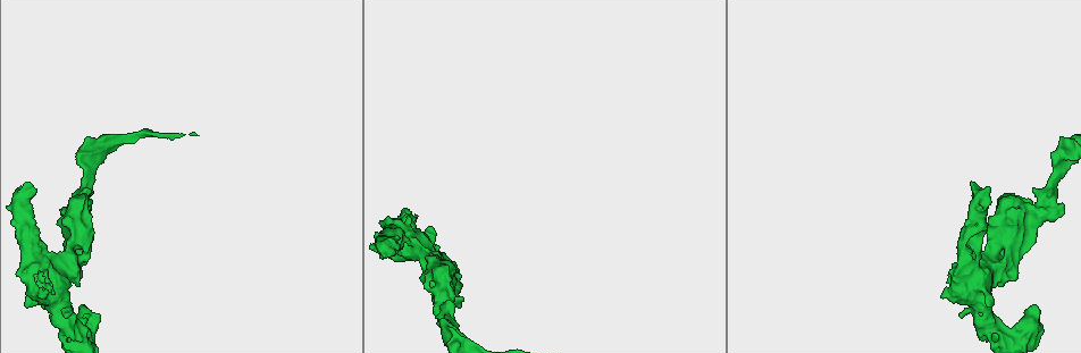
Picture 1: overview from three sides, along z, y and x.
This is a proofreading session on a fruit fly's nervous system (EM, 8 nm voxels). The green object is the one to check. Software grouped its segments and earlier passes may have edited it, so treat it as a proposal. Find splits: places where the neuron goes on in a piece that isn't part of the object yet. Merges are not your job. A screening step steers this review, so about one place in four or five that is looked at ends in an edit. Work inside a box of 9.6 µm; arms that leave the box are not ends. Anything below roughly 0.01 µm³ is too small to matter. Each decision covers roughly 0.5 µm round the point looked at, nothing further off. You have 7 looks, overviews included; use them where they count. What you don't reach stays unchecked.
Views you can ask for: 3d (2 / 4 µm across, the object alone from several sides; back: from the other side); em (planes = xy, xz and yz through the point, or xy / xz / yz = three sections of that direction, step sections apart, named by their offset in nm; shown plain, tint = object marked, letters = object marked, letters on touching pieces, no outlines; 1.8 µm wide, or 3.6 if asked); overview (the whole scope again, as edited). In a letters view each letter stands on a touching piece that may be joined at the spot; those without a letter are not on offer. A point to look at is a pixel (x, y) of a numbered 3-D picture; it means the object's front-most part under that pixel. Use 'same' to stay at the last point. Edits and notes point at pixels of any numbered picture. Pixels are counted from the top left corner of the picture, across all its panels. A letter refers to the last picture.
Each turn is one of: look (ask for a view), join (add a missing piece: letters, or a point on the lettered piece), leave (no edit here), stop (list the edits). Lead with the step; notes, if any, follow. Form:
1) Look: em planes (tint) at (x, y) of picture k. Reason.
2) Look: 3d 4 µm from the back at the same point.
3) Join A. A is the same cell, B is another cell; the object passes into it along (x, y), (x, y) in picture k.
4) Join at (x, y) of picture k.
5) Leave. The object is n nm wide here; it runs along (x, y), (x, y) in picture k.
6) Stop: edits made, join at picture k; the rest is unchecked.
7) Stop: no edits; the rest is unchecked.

Look: em 3.6 µm planes (tint) at (456, 297) of picture 1. Free end.

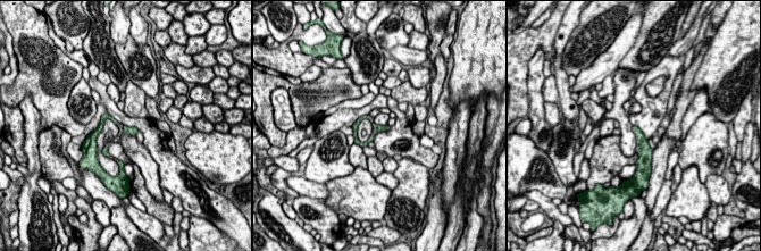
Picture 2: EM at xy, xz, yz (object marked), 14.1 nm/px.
Look: em 3.6 µm planes (letters) at the same point.

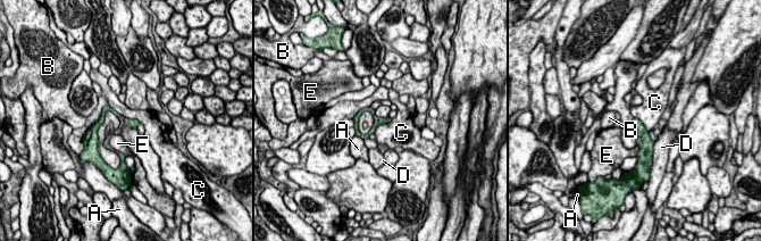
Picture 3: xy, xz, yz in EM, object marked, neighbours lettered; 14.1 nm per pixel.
Leave. A, B, C, D and E are other cells; a border runs along (634, 117), (642, 123), (647, 132) in picture 3; none of them fits.

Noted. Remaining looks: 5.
Look: 3d 4 µm at (394, 241) of picture 1. Branch stops here.

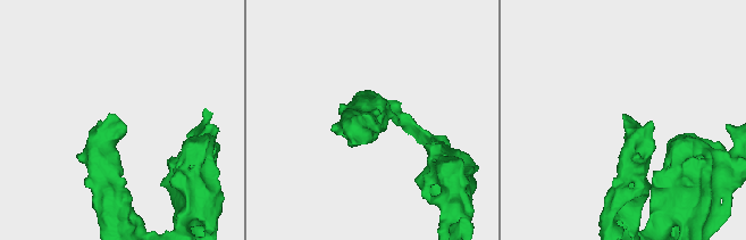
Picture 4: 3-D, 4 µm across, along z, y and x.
Look: em planes (letters) at (369, 117) of picture 4. Shape alone is not enough.

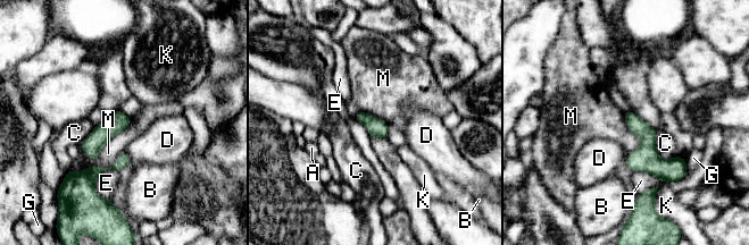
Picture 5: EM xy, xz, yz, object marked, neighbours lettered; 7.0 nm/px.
Leave. The object is 120 nm wide here; the longest contact is with M, 420 nm; A, B, C, D, E, G, K and M are other cells; none of them fits.

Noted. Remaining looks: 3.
Look: 3d 2 µm at (431, 290) of picture 1.

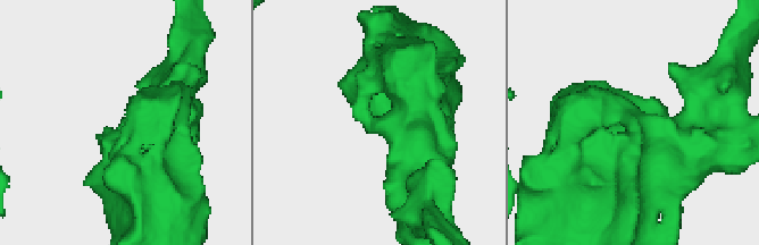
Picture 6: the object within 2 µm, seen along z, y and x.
Look: em planes (letters) at (636, 133) of picture 6.

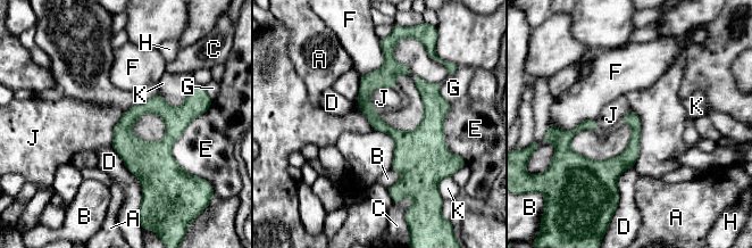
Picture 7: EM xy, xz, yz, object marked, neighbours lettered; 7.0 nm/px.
Leave. The longest contact is with E, 440 nm; A, B, C, D, E, F, G, H, J and K are other cells; none of them fits.

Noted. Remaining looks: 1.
Stop: no edits; the rest is unchecked.

